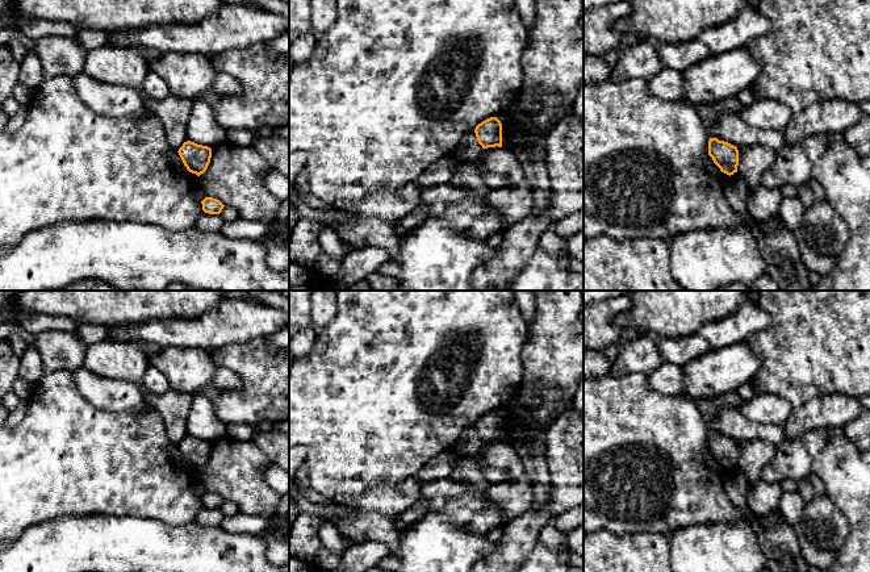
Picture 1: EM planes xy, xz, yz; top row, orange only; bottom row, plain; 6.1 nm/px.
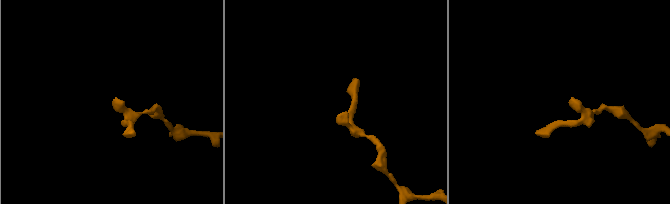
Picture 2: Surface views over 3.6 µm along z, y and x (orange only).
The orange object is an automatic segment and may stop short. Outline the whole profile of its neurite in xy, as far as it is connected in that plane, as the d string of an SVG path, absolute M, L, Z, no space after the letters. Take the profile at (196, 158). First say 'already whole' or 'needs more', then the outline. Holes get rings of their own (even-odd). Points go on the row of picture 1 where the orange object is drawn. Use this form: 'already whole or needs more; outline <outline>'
already whole; outline M191 141L184 142L177 153L187 170L197 176L206 171L212 158L210 147Z

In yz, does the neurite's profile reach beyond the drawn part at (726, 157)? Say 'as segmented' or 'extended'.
as segmented

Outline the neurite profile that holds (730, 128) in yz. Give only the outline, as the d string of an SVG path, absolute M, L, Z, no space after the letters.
M724 113L712 124L703 125L710 138L728 142L737 149L748 145L765 145L778 151L785 146L783 130L764 130L749 126L740 113Z

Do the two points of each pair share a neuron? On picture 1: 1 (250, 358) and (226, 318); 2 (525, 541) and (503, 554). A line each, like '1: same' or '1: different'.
1: different
2: same

